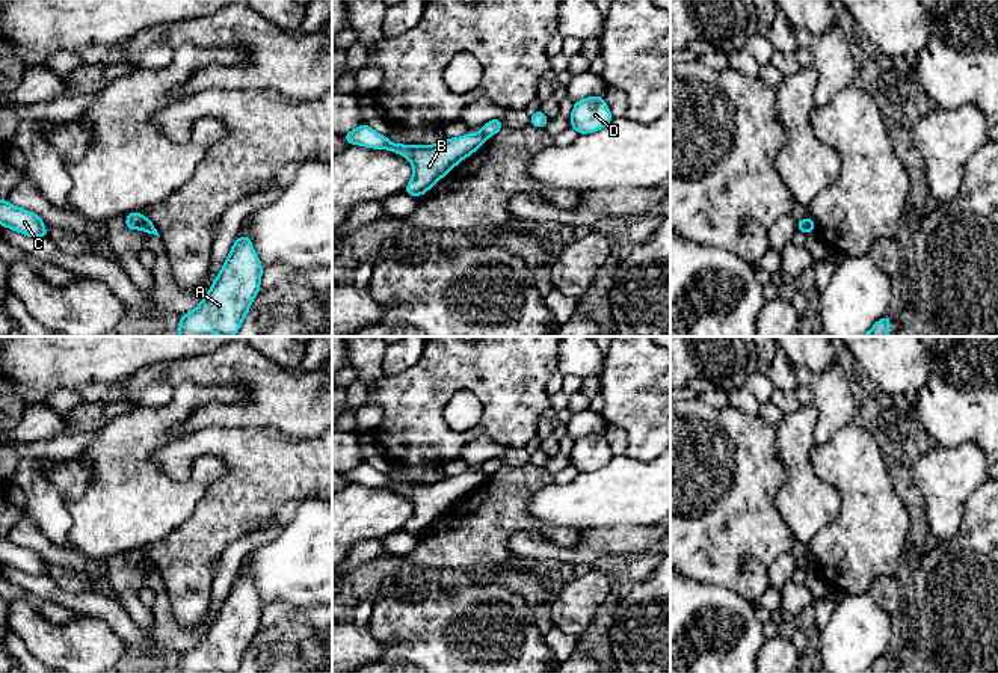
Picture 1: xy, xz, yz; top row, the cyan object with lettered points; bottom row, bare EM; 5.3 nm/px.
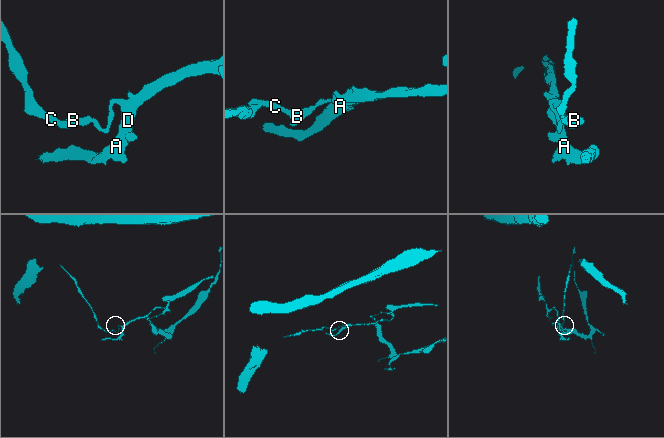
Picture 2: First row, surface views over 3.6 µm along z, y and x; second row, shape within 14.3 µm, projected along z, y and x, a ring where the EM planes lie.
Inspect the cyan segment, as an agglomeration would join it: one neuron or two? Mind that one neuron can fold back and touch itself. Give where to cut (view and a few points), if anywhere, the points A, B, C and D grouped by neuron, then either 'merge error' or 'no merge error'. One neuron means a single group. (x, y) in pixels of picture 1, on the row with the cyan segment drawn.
cut xy (147, 219), (144, 230); groups A D / B C; merge error

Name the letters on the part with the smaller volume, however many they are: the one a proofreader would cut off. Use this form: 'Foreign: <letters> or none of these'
Foreign: A, D

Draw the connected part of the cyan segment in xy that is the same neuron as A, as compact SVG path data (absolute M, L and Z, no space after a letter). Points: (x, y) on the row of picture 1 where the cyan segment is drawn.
M246 234L233 241L229 255L210 291L190 312L181 315L180 336L233 336L242 327L252 300L260 293L263 266Z

